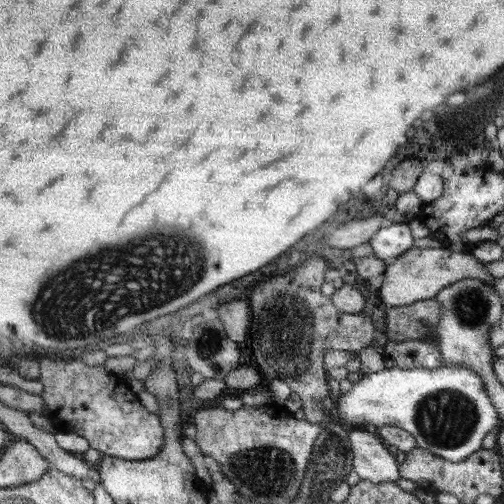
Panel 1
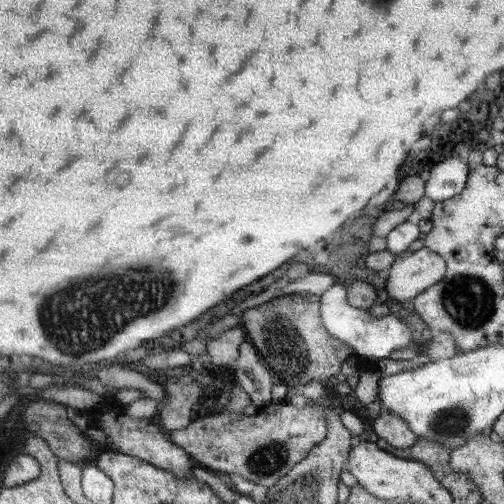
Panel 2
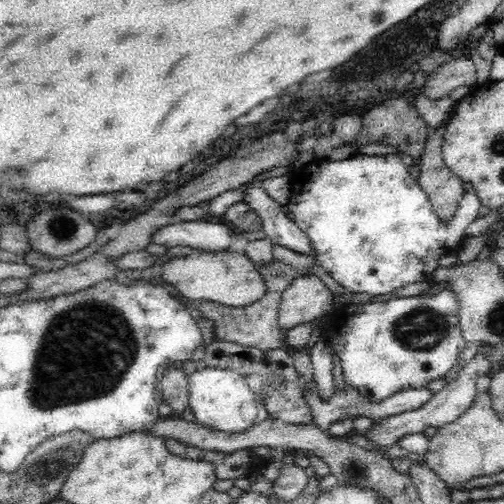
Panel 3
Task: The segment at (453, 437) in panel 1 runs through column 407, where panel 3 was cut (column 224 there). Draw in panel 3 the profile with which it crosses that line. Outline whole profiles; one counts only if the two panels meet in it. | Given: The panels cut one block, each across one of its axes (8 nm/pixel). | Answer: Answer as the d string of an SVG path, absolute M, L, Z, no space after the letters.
M204 368L190 374L190 406L196 414L196 424L204 426L204 430L214 432L230 432L238 434L252 426L262 424L270 418L270 412L258 398L258 394L252 392L252 388L246 384L246 378L234 370L222 370L222 368Z

